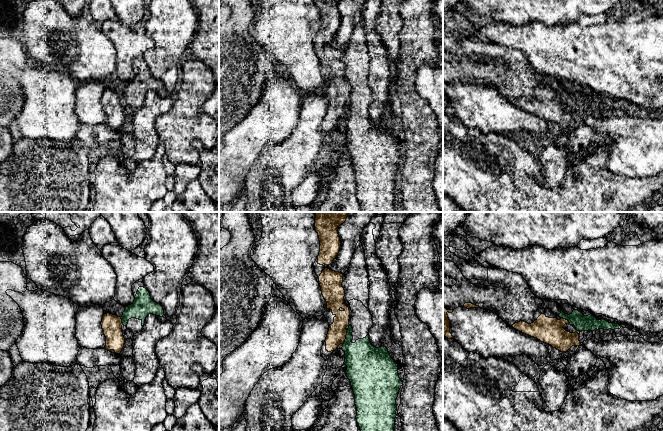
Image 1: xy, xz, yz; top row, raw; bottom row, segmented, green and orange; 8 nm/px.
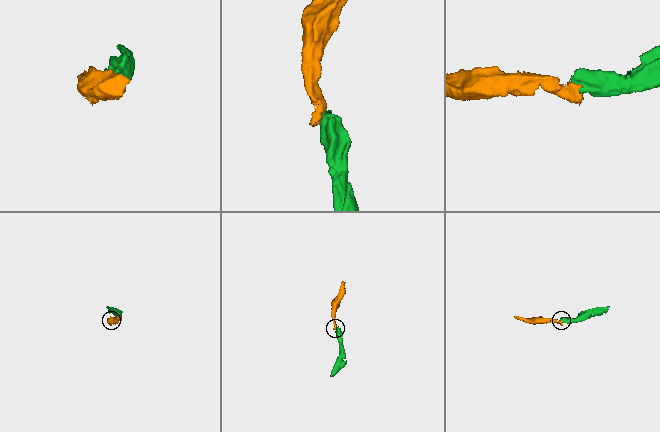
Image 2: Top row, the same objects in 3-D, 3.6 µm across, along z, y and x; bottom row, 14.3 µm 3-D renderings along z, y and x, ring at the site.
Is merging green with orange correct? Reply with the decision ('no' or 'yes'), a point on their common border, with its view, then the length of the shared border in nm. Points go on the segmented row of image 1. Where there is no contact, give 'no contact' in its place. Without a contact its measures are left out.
no | xz (346, 337) | 120 nm

